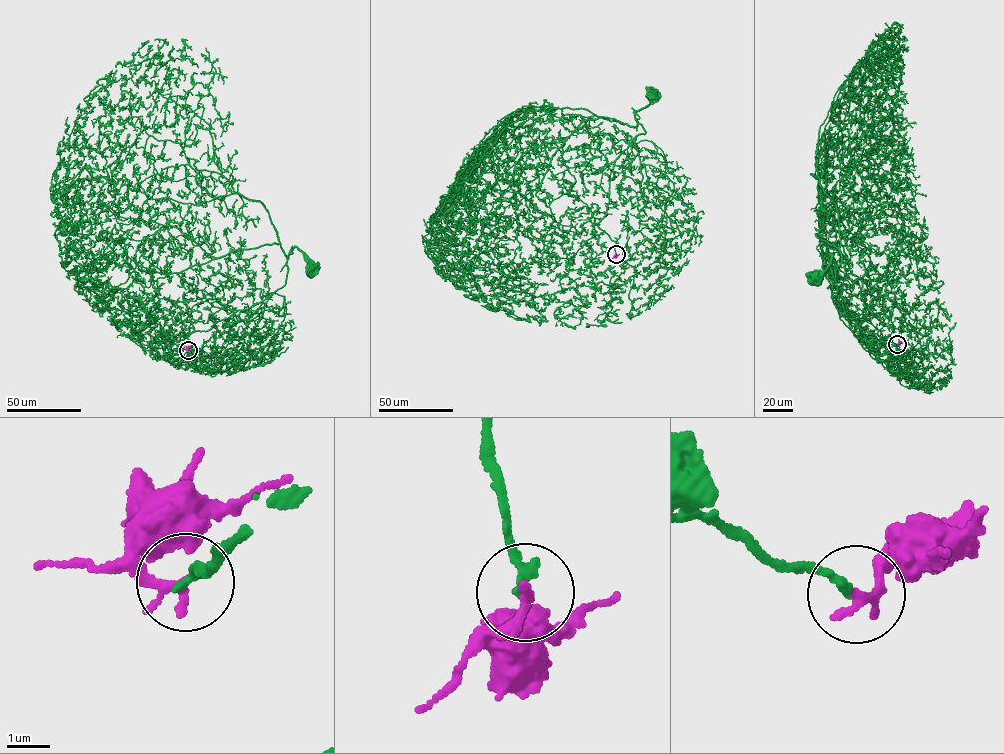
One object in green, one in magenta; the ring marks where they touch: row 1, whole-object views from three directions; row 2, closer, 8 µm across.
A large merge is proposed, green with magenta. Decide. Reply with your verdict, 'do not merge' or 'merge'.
merge

